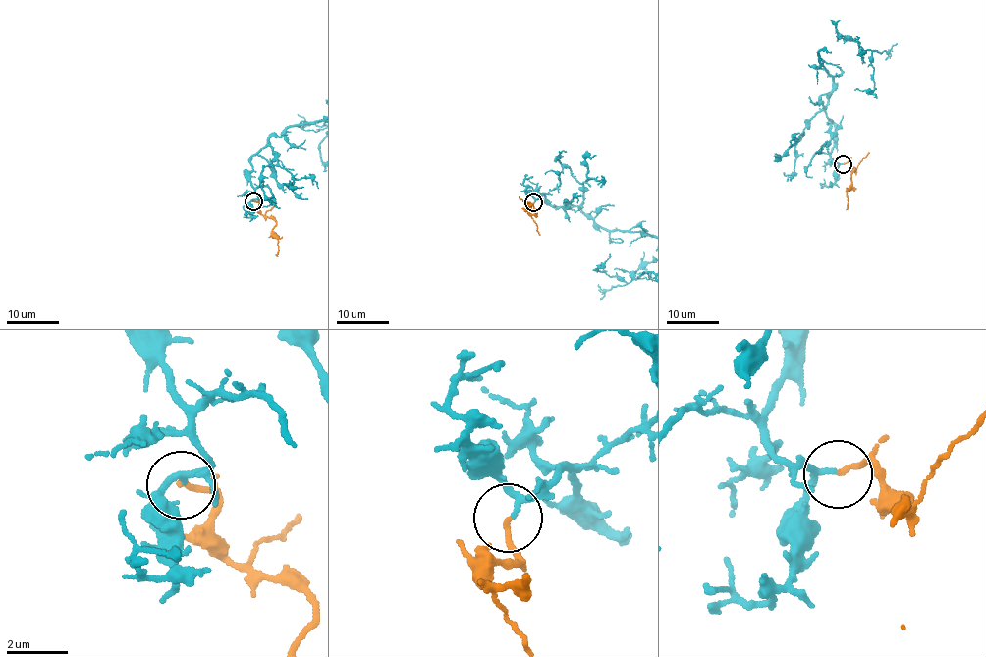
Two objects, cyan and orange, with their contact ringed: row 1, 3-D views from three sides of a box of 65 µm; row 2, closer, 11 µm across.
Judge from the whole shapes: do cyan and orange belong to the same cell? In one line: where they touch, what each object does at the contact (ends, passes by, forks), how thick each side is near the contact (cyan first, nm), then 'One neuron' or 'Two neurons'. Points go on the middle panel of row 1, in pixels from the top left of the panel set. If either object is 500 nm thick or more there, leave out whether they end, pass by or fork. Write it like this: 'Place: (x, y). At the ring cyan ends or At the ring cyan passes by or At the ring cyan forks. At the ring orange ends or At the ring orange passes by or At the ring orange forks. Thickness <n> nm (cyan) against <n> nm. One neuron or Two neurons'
Place: (533, 202). At the ring cyan passes by. At the ring orange ends. Thickness 150 nm (cyan) against 160 nm. One neuron

